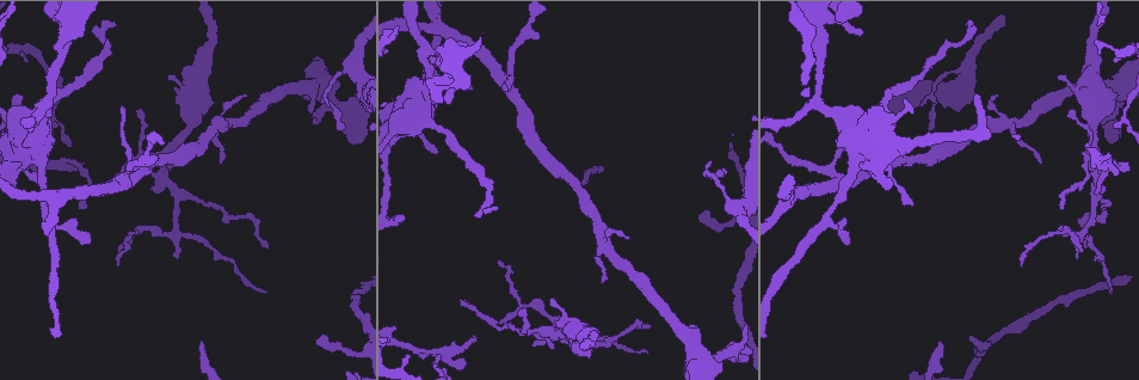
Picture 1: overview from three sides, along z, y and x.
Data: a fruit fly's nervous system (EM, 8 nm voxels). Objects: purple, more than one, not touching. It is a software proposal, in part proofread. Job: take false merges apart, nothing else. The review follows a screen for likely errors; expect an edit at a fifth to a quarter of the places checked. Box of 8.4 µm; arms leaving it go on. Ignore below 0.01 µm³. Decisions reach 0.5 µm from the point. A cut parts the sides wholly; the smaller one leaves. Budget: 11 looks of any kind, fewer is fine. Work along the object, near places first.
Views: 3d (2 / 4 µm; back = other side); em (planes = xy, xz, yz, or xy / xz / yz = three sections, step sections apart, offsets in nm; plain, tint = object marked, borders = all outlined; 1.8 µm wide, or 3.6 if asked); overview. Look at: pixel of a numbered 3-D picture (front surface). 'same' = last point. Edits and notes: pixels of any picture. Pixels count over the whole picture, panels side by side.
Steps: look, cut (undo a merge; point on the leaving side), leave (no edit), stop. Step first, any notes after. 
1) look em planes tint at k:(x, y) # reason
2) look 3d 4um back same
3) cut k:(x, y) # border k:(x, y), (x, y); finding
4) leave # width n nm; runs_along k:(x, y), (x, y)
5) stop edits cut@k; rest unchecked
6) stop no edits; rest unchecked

look em yz step 16 tint at 1:(827, 220)

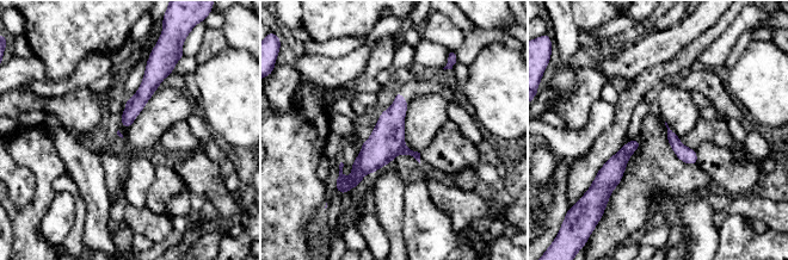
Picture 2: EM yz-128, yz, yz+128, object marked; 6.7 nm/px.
look em xz step 4 tint same # another direction

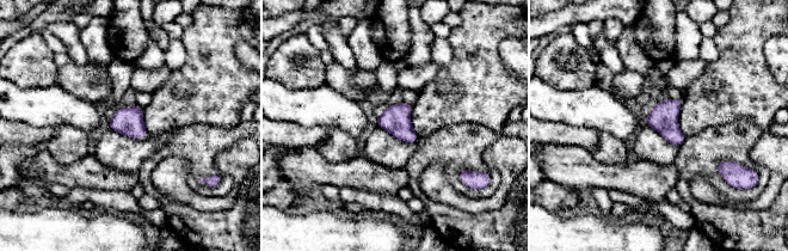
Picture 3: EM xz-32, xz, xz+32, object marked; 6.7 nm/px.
leave # width 190 nm; one neuron here

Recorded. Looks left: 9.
look em planes borders at 1:(452, 351) # sharp bend

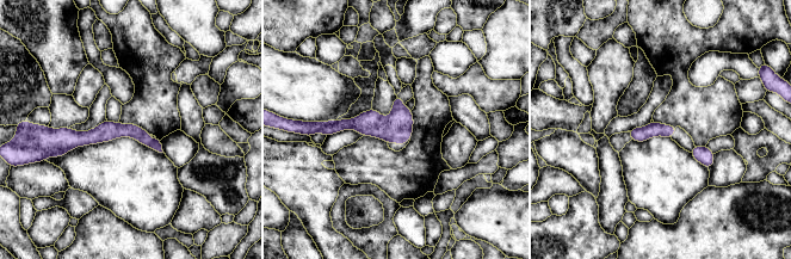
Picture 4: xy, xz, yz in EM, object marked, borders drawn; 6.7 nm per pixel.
cut 4:(31, 155) # two neurons meet here

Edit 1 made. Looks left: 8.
look overview

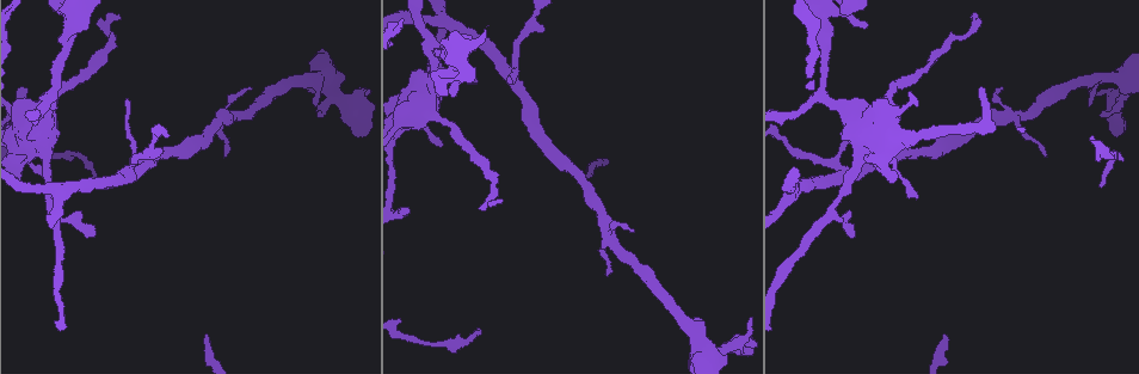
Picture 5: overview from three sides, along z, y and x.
look em 3.6um planes tint at 5:(885, 158) # calibre changes

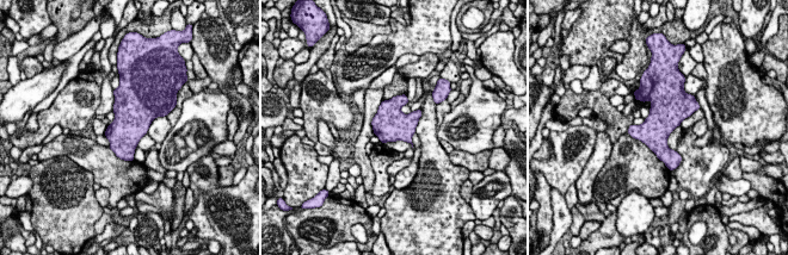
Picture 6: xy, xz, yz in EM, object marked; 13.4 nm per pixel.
leave # continuous, no second neuron

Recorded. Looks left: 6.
look em planes tint at 5:(849, 13) # sharp bend

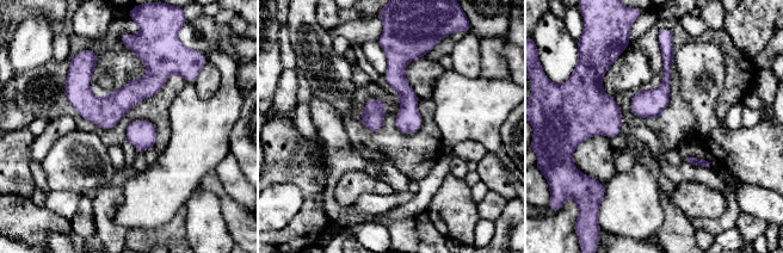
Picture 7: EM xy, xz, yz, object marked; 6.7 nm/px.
leave # width 180 nm; runs_along 7:(388, 54), (408, 99), (408, 131); all the same neuron

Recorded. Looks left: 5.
stop edits cut@4; rest unchecked

